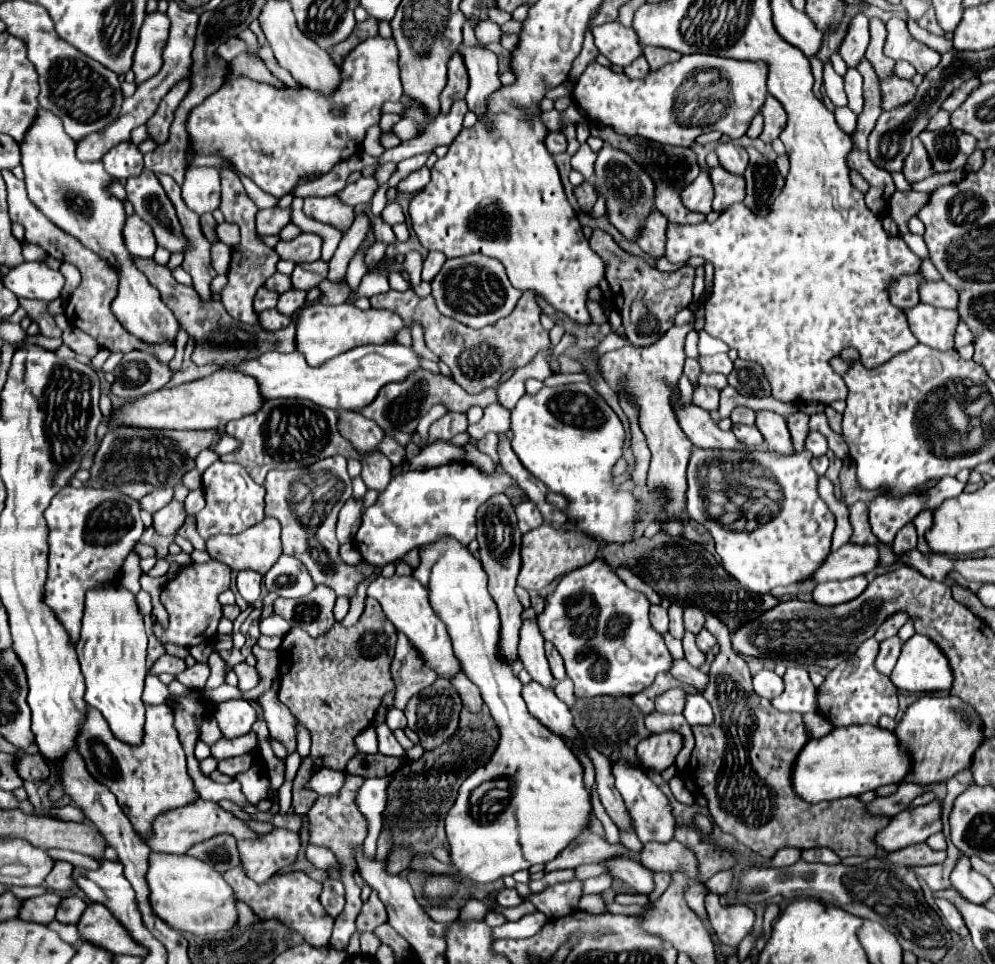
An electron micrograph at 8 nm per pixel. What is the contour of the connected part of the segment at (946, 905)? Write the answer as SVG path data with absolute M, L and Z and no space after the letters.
M937 899L937 907L941 909L945 921L949 923L949 927L951 927L957 935L961 935L961 937L967 937L967 935L969 935L965 923L963 923L963 919L961 919L961 915L957 913L957 909L955 909L949 901L945 901L945 899Z

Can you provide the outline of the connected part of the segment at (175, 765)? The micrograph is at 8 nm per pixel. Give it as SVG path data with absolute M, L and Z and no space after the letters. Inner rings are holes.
M169 705L147 707L145 737L139 747L129 747L115 739L103 715L89 707L85 729L79 735L79 755L85 759L87 771L93 779L103 783L117 797L117 803L141 839L149 839L151 823L159 813L185 807L199 799L193 779L187 773L185 751L177 729L173 727L173 711Z

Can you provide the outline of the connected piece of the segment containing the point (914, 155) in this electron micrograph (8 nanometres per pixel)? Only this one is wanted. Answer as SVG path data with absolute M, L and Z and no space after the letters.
M916 137L913 140L911 153L905 159L903 175L909 183L913 183L913 181L921 181L925 177L931 177L933 173L935 171L933 171L933 165L929 163L929 155L925 153L925 147L923 147L921 140Z

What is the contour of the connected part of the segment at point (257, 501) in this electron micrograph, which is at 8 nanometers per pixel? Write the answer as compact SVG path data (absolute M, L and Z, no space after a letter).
M215 461L211 467L207 467L203 471L203 493L205 507L197 513L197 531L203 539L213 535L237 535L265 519L265 487L257 485L239 463Z

